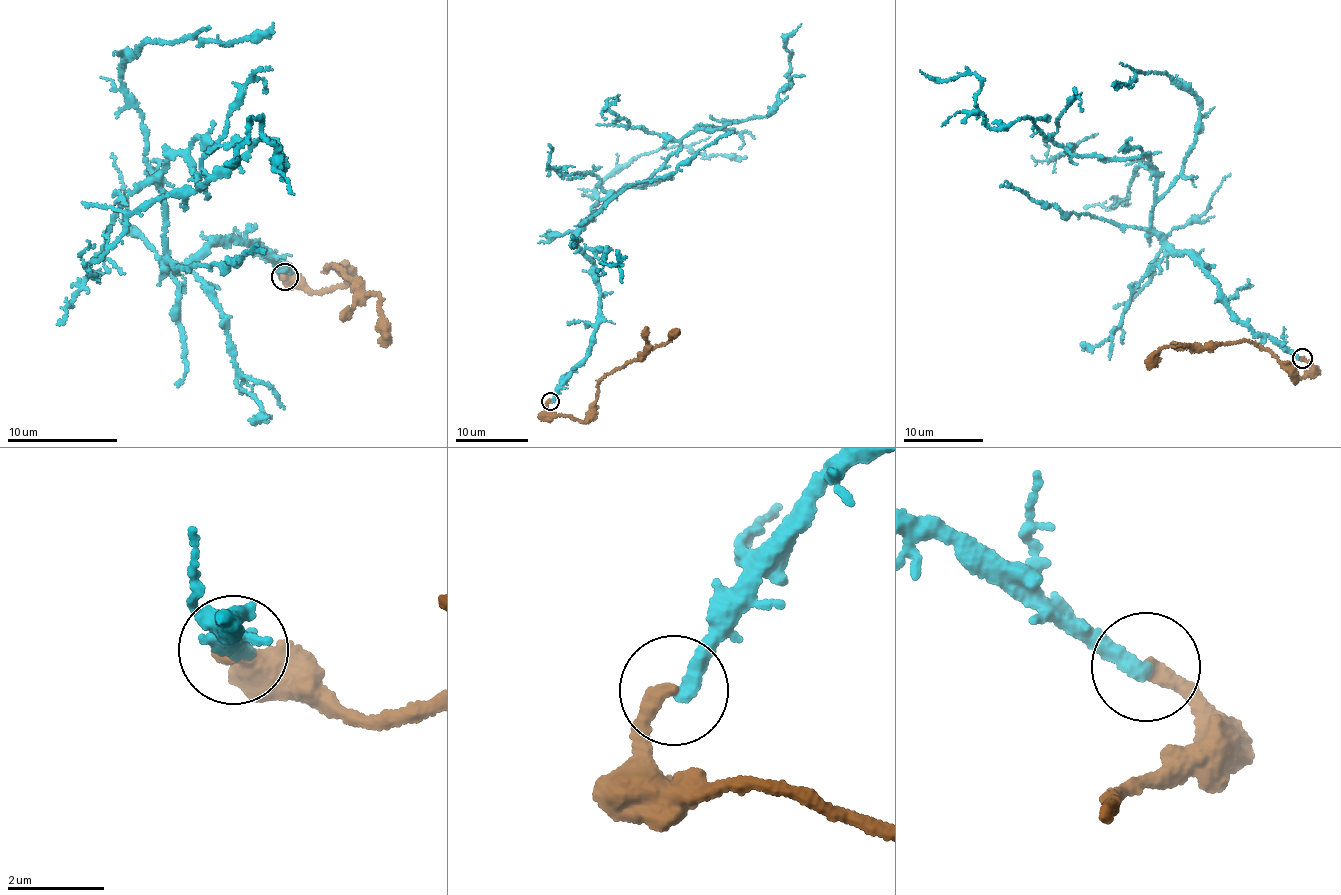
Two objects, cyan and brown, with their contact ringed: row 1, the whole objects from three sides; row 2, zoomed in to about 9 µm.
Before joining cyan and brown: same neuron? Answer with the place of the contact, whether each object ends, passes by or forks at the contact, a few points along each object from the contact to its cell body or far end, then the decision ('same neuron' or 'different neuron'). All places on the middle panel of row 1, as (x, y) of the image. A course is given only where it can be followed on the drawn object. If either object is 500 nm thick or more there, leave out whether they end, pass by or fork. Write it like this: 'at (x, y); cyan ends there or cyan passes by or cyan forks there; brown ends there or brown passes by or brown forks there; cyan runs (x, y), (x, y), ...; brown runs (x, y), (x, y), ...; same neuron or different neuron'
at (550, 401); cyan ends there; brown ends there; cyan runs (551, 401), (601, 316), (576, 239), (588, 219), (684, 137), (765, 117), (801, 23); brown runs (551, 401), (548, 413), (584, 422), (597, 397), (597, 384), (673, 335); different neuron

